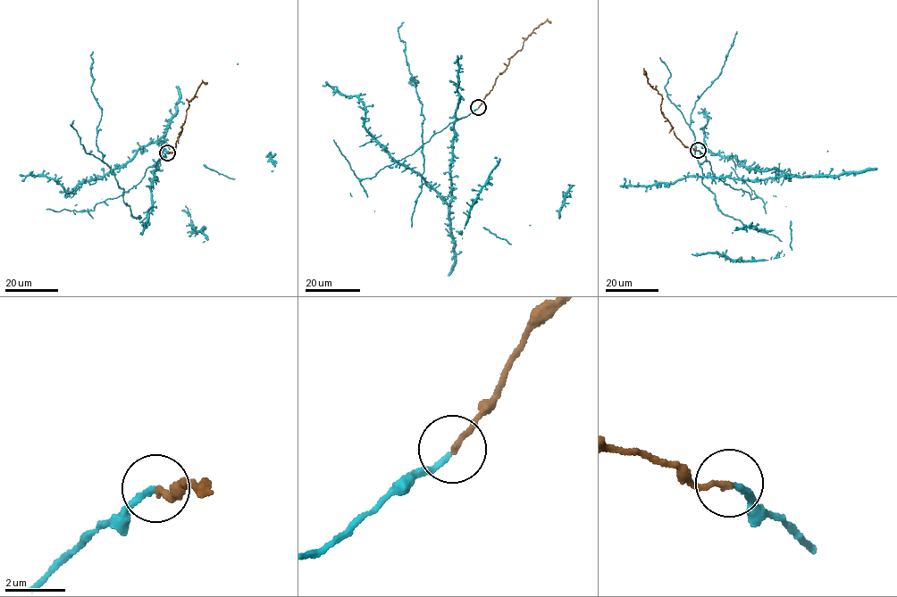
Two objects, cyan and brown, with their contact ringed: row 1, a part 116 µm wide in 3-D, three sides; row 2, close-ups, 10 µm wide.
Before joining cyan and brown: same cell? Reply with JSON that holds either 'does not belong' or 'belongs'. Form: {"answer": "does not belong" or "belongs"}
{"answer": "belongs"}

